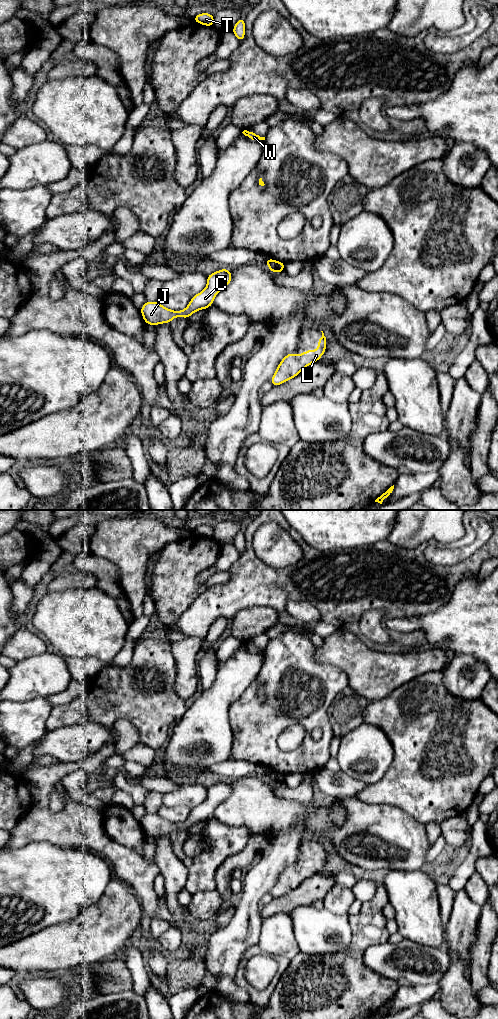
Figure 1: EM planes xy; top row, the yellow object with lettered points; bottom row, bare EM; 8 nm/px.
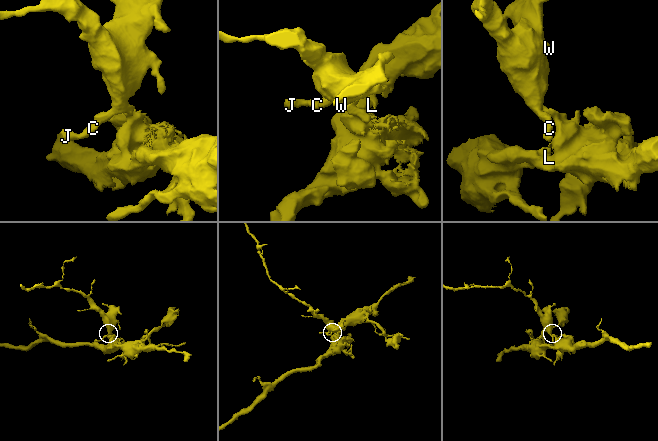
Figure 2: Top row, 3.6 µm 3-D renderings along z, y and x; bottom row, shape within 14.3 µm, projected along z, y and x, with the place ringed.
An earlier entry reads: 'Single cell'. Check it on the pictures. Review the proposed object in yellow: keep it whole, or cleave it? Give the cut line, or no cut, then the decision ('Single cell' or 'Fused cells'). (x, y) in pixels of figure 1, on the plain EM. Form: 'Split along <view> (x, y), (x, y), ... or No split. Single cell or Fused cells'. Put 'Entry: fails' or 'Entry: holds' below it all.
Split along xy (275, 773), (282, 782). Fused cells
Entry: fails

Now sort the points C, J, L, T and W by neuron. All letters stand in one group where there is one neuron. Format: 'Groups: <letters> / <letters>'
Groups: C J T W / L

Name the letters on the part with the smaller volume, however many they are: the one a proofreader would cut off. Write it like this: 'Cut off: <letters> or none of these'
Cut off: C, J, T, W

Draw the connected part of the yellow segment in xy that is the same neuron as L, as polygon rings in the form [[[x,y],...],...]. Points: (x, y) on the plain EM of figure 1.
[[[323,843],[321,844],[322,844],[322,849],[318,851],[318,861],[317,862],[306,862],[303,866],[289,865],[282,871],[282,873],[279,875],[274,887],[272,888],[270,892],[273,898],[278,898],[296,889],[304,880],[311,877],[313,874],[318,873],[322,869],[322,867],[326,863],[327,851],[324,848]]]

